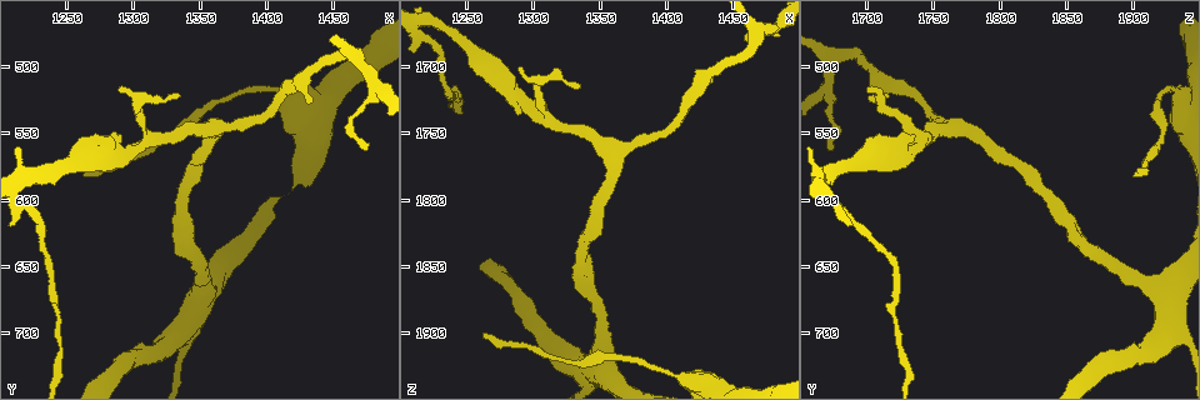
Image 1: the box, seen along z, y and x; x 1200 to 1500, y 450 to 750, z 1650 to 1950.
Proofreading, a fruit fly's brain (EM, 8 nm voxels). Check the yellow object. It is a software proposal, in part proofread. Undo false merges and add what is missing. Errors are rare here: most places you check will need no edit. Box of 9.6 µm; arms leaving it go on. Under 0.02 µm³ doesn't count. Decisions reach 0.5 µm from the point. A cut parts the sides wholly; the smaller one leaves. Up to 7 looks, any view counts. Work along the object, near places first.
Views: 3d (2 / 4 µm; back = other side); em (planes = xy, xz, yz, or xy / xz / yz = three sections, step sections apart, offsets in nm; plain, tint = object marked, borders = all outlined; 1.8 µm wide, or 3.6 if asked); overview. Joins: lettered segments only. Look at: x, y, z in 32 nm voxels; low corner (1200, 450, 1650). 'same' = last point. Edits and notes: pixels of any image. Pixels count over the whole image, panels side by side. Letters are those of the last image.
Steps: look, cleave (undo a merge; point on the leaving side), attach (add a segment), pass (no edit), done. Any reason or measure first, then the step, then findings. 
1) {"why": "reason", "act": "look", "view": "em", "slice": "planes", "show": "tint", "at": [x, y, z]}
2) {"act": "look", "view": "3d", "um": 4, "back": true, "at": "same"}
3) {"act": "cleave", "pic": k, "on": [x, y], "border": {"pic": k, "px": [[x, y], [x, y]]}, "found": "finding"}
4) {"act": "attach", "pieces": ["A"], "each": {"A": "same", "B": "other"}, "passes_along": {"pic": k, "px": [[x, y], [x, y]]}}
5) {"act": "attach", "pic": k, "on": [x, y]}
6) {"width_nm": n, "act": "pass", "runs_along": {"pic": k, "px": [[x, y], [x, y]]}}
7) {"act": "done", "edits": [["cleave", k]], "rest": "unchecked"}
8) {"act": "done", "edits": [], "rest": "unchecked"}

{"why": "free end", "act": "look", "view": "3d", "um": 4, "back": true, "at": [1436, 526, 1710]}

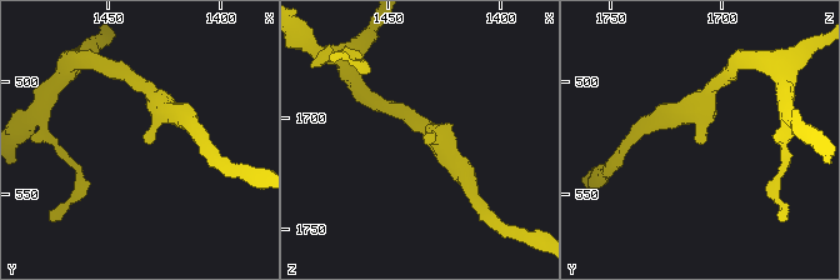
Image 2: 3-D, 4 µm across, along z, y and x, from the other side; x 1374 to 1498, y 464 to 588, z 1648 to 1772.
{"why": "now the EM", "act": "look", "view": "em", "slice": "xy", "step": 16, "show": "borders", "at": [1434, 525, 1712]}

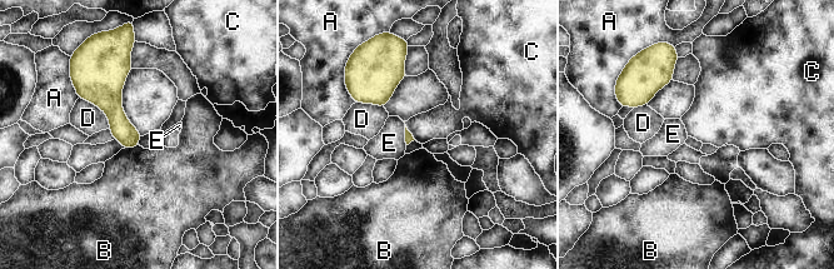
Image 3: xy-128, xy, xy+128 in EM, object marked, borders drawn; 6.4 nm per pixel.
{"why": "another direction", "act": "look", "view": "em", "slice": "planes", "show": "borders", "at": "same"}

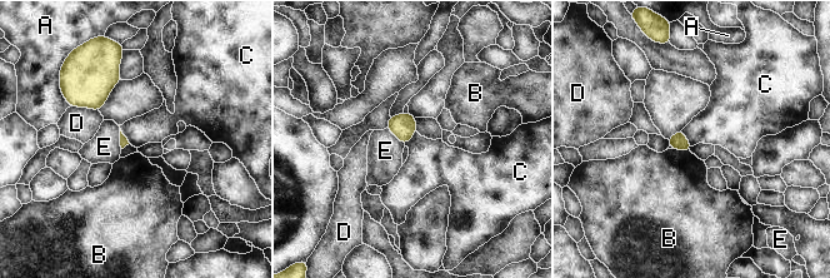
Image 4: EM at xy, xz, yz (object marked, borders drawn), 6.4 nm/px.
{"act": "pass", "each": {"A": "other", "B": "other", "C": "other", "D": "other", "E": "other"}, "border": {"pic": 4, "px": [[681, 129], [691, 145]]}, "found": "no lettered segment goes on from it"}

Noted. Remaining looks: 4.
{"why": "an open end", "act": "look", "view": "3d", "um": 4, "at": [1476, 560, 1672]}

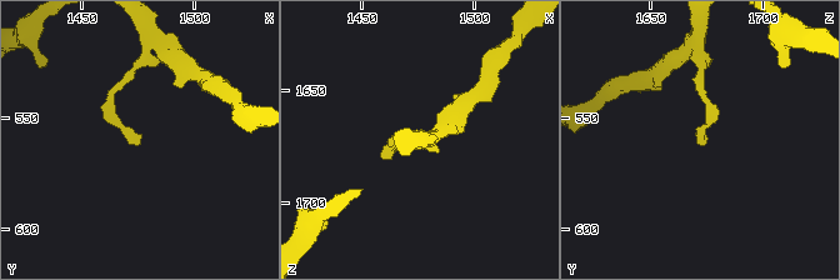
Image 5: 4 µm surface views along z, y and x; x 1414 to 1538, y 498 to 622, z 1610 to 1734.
{"why": "now the EM", "act": "look", "view": "em", "slice": "planes", "show": "borders", "at": [1477, 561, 1673]}

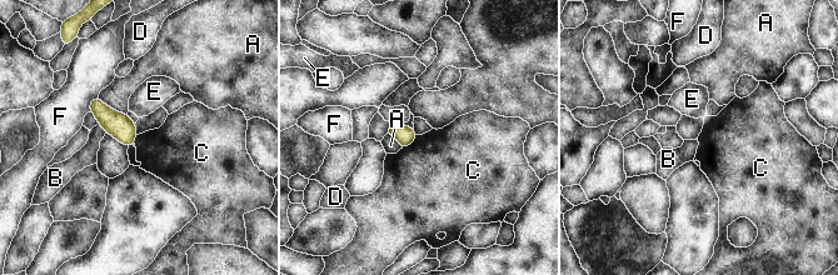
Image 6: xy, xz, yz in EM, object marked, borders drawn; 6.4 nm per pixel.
{"longest_contact_nm": ["A", 220], "act": "pass", "each": {"A": "other", "B": "other", "C": "other", "D": "other", "E": "other", "F": "other"}, "border": {"pic": 6, "px": [[417, 135], [402, 149]]}, "found": "no lettered segment goes on from it"}

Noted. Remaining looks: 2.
{"act": "done", "edits": [], "rest": "unchecked"}

